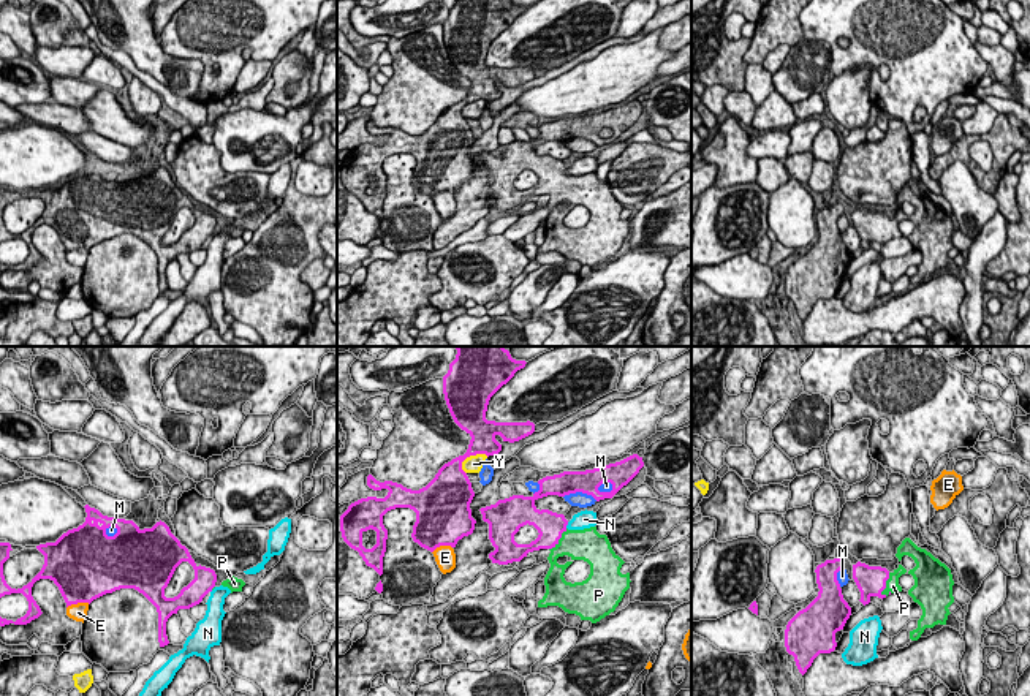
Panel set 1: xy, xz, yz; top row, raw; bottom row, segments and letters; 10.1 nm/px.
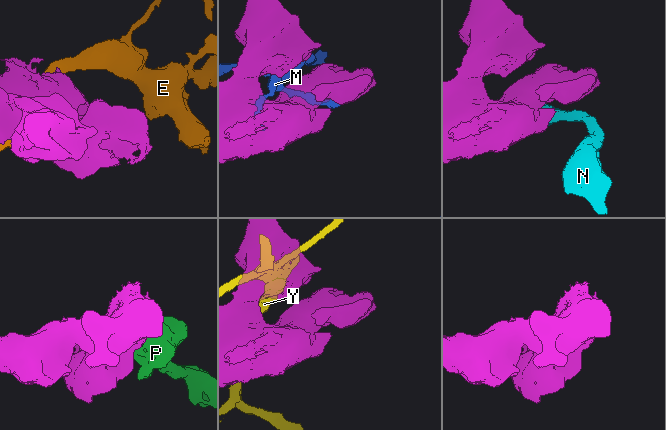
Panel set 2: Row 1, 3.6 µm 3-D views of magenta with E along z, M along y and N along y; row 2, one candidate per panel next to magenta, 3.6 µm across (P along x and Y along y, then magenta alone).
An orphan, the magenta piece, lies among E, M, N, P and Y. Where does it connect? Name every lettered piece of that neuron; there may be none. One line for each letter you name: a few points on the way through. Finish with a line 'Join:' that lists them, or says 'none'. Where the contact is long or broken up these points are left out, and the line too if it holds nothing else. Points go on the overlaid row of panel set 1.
P: Path across: yz (870, 581), (885, 584), (893, 586)
Join: P

